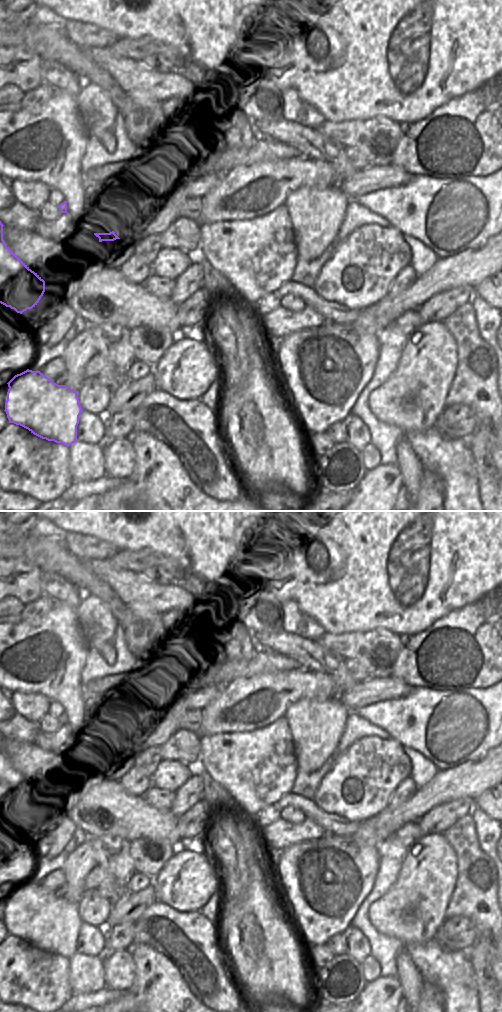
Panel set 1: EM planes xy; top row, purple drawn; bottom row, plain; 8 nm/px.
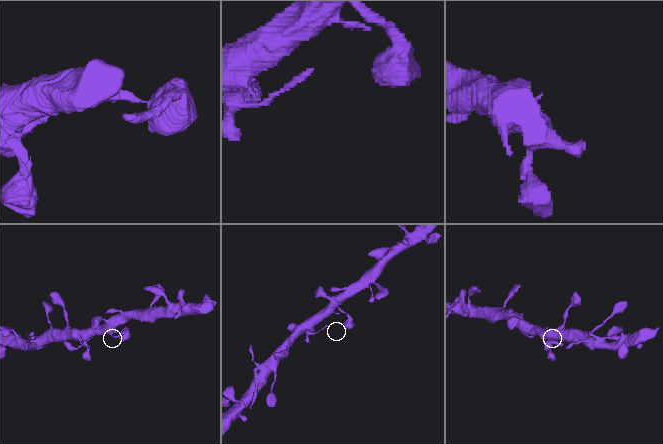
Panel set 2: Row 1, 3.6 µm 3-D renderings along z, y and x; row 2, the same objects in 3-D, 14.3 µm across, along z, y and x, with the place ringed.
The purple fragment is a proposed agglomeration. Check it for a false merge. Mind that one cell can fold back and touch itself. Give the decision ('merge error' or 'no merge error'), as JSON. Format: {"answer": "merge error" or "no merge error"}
{"answer": "no merge error"}

